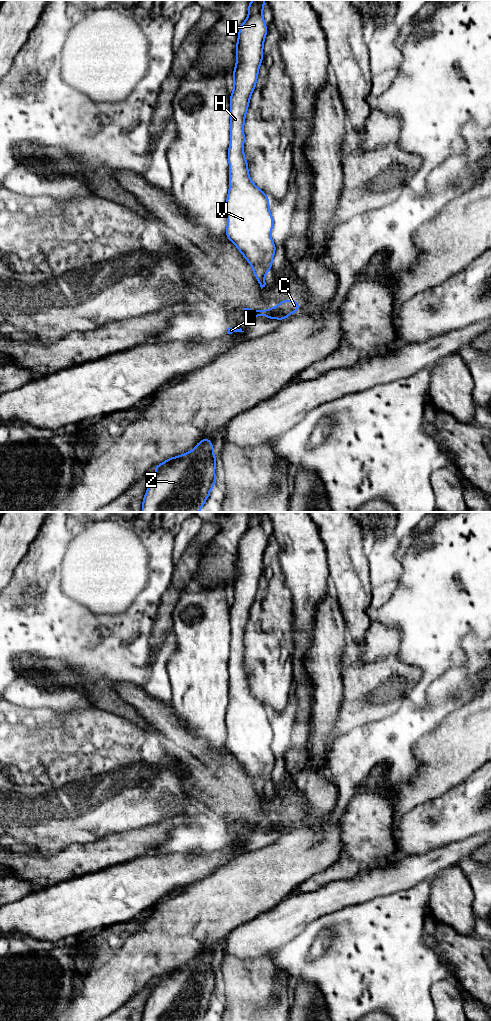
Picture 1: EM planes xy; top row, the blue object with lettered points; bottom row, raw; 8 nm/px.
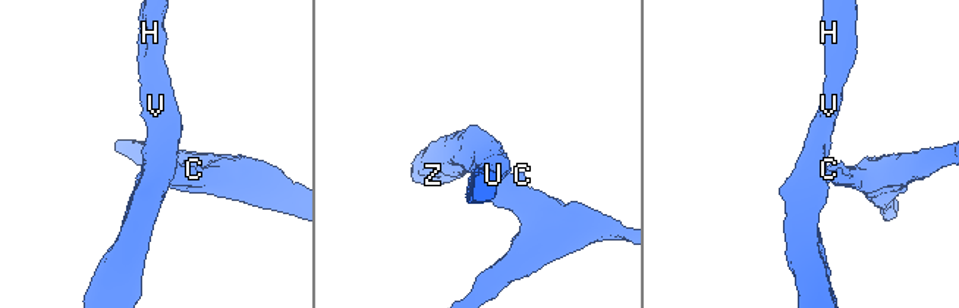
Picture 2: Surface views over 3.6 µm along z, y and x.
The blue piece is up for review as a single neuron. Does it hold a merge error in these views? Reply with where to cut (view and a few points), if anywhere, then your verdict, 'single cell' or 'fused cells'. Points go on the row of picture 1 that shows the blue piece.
xy (248, 312), (254, 312), (257, 315) | fused cells

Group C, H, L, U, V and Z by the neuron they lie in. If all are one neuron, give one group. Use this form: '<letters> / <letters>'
C / H L U V Z

